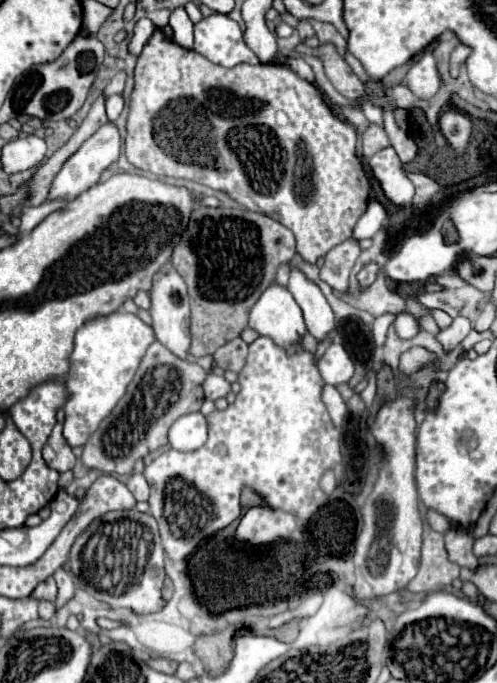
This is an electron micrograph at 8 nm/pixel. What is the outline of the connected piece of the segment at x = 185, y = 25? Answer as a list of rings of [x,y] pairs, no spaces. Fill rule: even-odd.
[[[180,7],[176,9],[172,15],[170,15],[170,23],[168,23],[172,29],[174,29],[174,41],[186,49],[192,49],[192,31],[194,31],[194,23],[190,21],[188,13]]]

